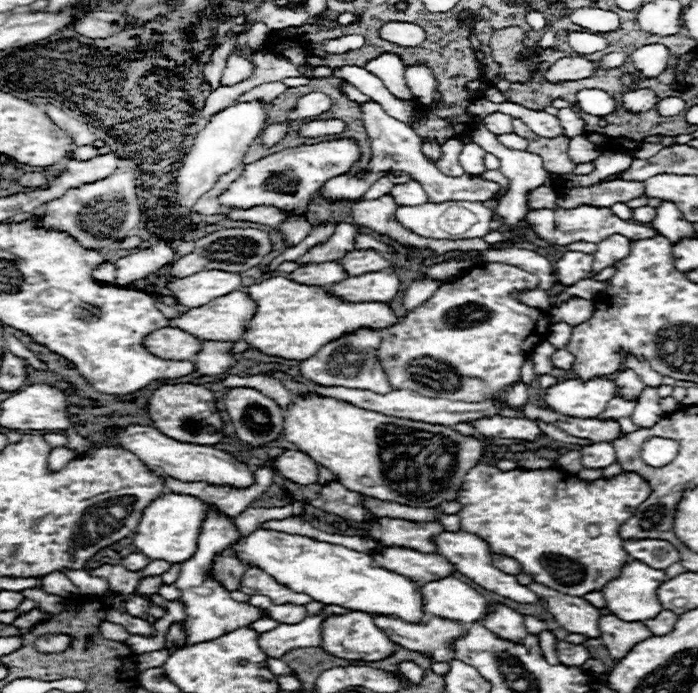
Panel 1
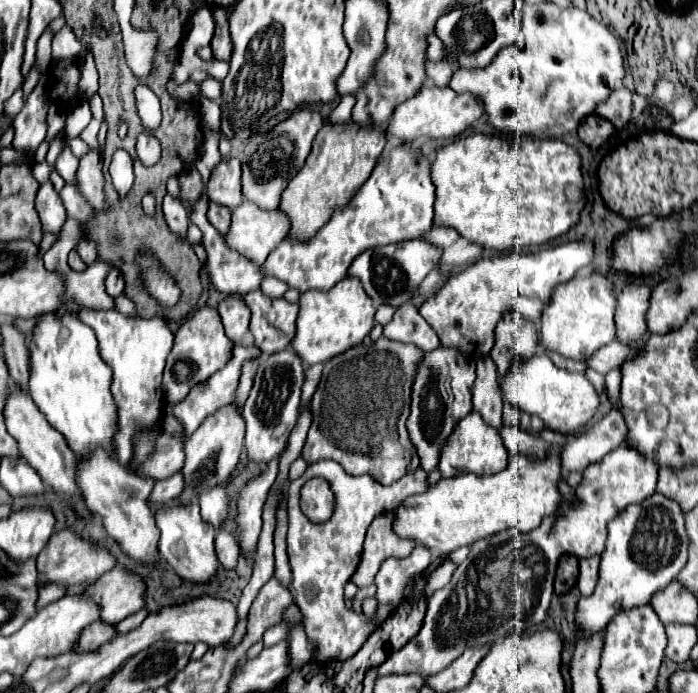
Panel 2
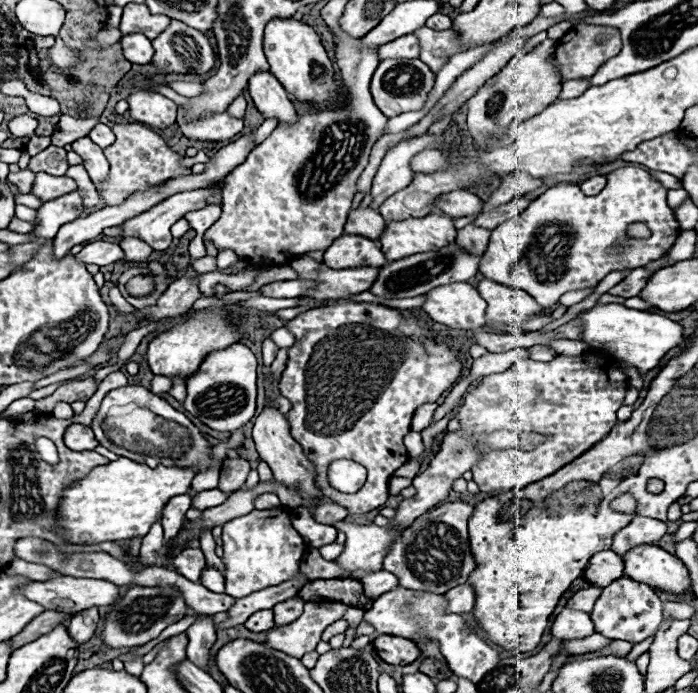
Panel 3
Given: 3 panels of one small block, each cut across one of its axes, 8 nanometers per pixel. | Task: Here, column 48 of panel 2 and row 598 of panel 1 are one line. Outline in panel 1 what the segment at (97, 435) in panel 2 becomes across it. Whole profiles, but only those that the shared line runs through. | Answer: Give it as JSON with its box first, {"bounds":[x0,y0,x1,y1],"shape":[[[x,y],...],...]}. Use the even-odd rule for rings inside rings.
{"bounds":[232,530,428,622],"shape":[[[254,530],[248,538],[240,538],[240,542],[232,548],[238,552],[240,560],[262,568],[280,584],[286,584],[294,592],[304,592],[316,602],[336,604],[354,612],[362,610],[380,616],[396,616],[406,622],[428,620],[422,610],[418,584],[402,574],[374,566],[374,558],[364,552],[276,530]]]}

